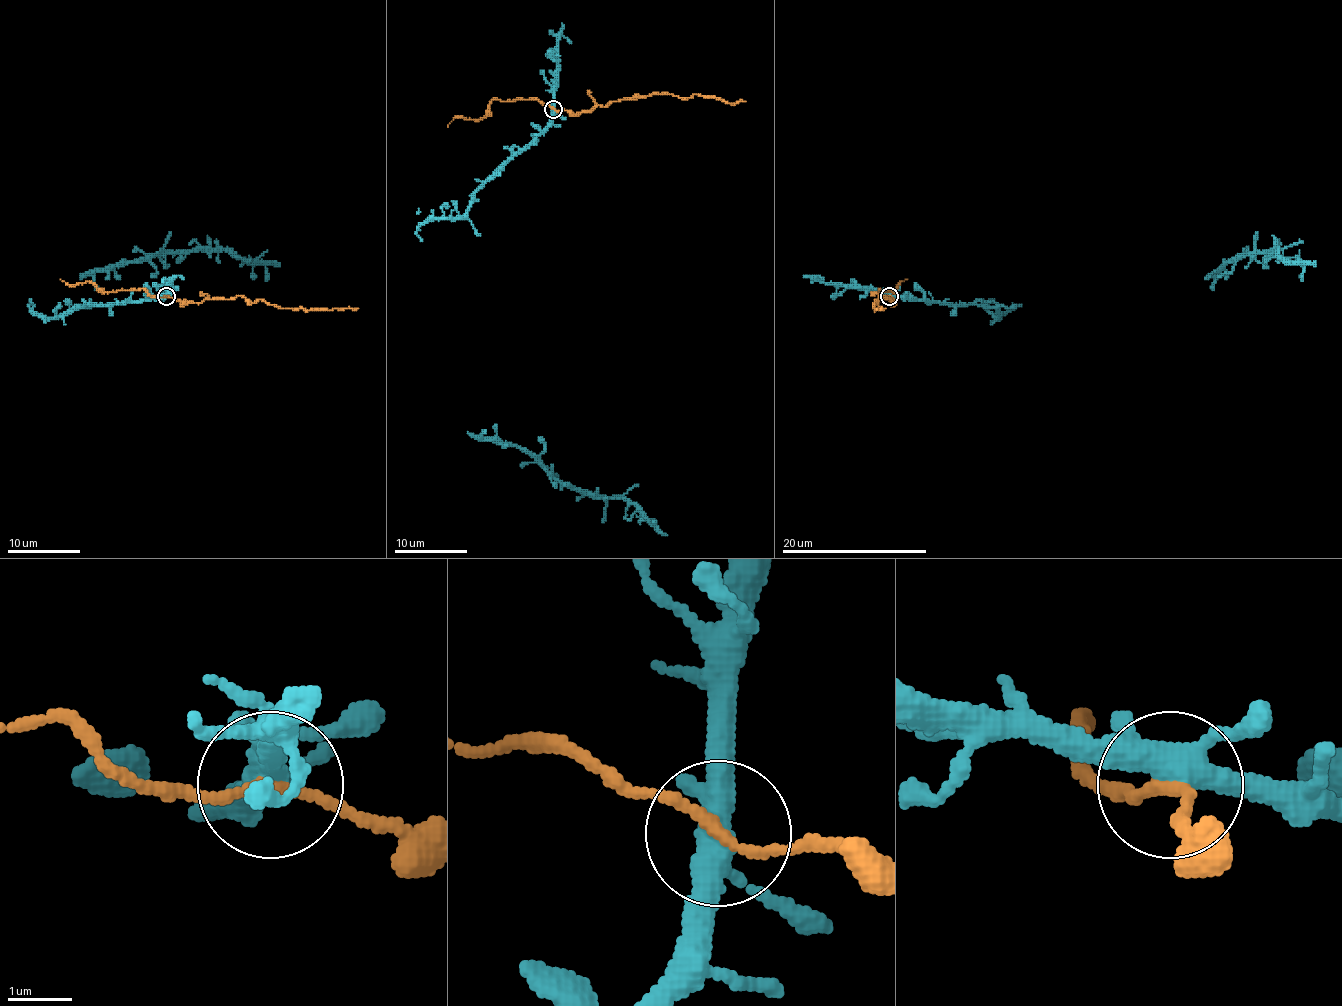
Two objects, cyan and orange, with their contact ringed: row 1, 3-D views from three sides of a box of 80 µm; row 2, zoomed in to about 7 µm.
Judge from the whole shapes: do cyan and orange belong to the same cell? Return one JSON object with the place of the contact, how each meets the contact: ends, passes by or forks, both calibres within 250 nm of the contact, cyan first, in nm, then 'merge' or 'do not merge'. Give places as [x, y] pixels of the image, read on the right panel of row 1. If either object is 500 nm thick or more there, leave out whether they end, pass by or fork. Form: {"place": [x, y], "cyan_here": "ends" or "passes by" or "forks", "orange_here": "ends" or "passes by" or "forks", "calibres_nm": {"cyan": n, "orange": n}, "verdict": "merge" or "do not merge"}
{"place": [889, 296], "cyan_here": "forks", "orange_here": "passes by", "calibres_nm": {"cyan": 360, "orange": 170}, "verdict": "merge"}

